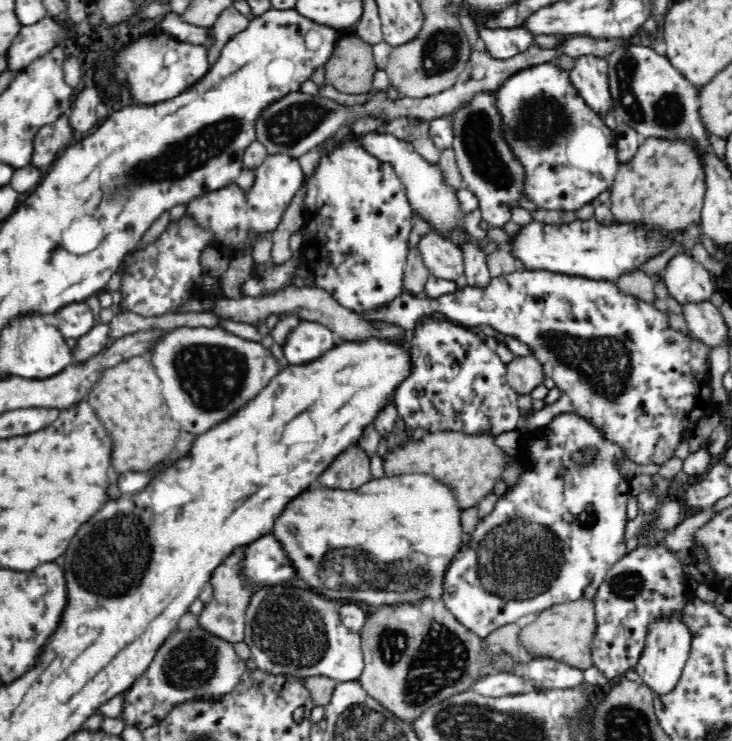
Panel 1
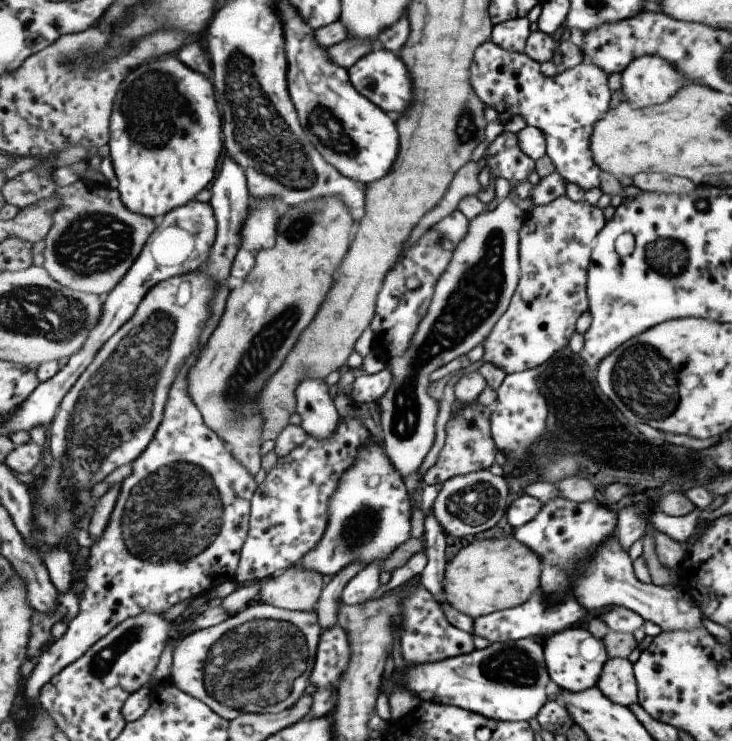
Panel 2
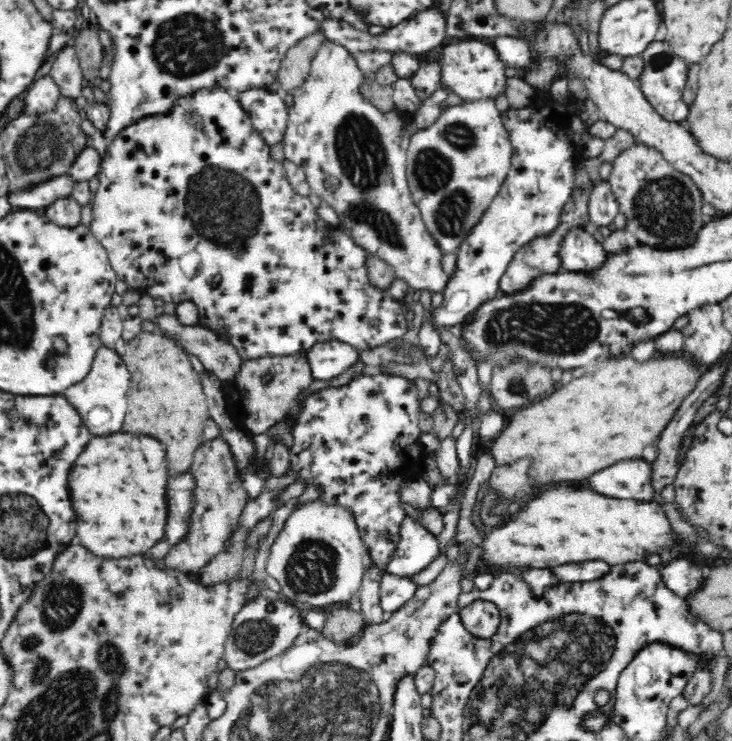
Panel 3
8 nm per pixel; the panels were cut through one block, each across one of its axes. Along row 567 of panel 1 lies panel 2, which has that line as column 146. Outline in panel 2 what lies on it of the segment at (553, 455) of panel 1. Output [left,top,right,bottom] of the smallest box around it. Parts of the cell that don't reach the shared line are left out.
[25,358,259,706]

